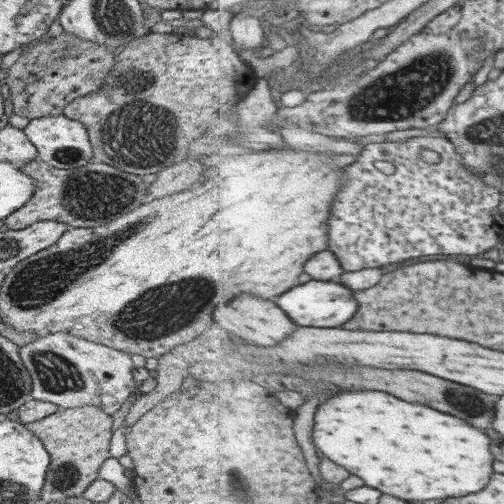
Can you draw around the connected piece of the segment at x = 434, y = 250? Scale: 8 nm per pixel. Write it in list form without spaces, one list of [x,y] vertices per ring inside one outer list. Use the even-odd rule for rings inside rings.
[[[411,137],[403,142],[394,142],[391,144],[367,143],[363,146],[363,150],[358,153],[351,164],[346,167],[346,182],[344,182],[343,192],[339,196],[339,204],[335,204],[335,216],[331,218],[331,248],[329,252],[333,252],[337,256],[337,260],[341,262],[344,272],[358,272],[364,269],[381,268],[388,264],[399,264],[405,260],[413,258],[421,258],[421,256],[435,256],[435,254],[469,254],[475,257],[475,254],[481,254],[489,248],[495,248],[499,244],[499,238],[495,236],[495,226],[503,222],[503,215],[499,213],[499,204],[503,199],[498,188],[491,186],[484,181],[484,178],[471,169],[468,169],[463,160],[463,155],[458,153],[456,144],[447,137]],[[427,152],[435,152],[439,156],[439,162],[429,162],[425,158]]]

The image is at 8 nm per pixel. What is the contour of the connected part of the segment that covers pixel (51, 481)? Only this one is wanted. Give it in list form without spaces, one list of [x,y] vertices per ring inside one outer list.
[[[97,406],[59,408],[41,420],[23,425],[41,441],[49,455],[48,472],[39,493],[39,498],[45,503],[62,502],[68,496],[81,495],[85,487],[98,478],[101,463],[110,457],[111,417]]]

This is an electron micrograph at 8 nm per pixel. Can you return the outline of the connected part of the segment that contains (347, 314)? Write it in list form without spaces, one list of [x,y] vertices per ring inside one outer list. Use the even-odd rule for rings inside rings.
[[[311,279],[309,282],[294,286],[283,296],[277,298],[277,305],[293,319],[298,326],[319,326],[319,328],[337,328],[351,320],[359,310],[354,291],[336,280],[321,281]]]

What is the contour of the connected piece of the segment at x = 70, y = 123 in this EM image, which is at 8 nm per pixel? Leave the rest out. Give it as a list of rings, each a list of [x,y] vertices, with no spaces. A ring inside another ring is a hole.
[[[65,113],[30,119],[21,132],[26,134],[27,140],[35,147],[36,156],[49,166],[76,169],[93,160],[85,125]]]

